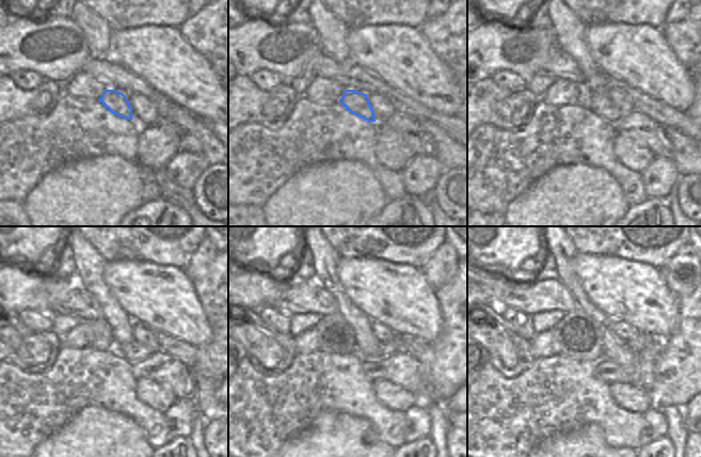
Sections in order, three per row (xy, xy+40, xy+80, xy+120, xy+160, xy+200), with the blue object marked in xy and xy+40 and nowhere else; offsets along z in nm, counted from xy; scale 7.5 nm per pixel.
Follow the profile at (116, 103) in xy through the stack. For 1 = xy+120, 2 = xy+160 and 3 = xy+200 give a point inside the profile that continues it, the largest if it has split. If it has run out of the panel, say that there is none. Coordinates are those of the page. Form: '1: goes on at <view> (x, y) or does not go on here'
1: goes on at xy+120 (133, 351)
2: goes on at xy+160 (385, 349)
3: goes on at xy+200 (639, 341)

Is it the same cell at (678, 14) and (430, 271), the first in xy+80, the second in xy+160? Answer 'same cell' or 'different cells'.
same cell

